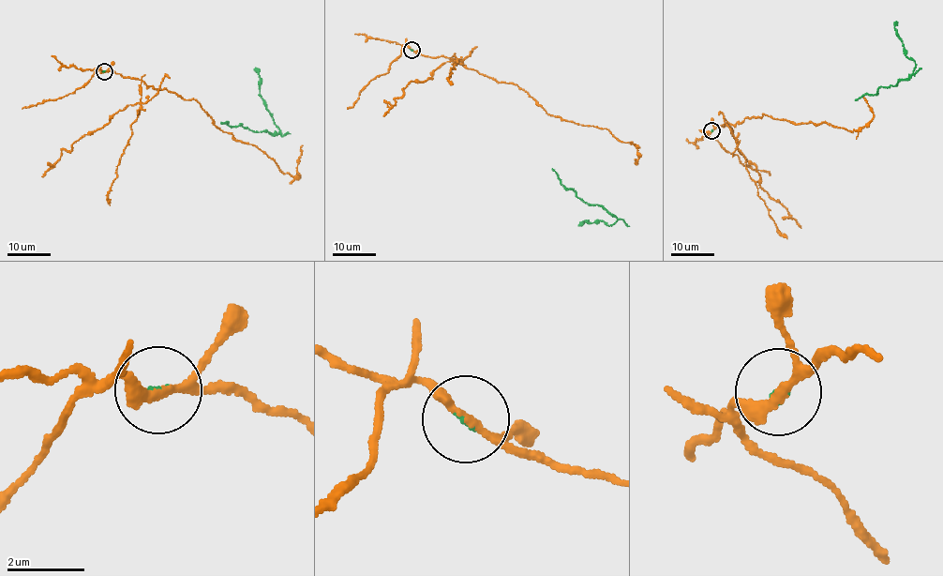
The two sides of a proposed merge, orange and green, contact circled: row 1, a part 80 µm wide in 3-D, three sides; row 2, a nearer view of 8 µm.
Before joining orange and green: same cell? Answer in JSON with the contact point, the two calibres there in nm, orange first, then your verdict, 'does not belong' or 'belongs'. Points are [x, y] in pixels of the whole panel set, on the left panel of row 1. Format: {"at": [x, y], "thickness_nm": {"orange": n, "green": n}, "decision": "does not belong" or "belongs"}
{"at": [104, 71], "thickness_nm": {"orange": 240, "green": 90}, "decision": "does not belong"}

